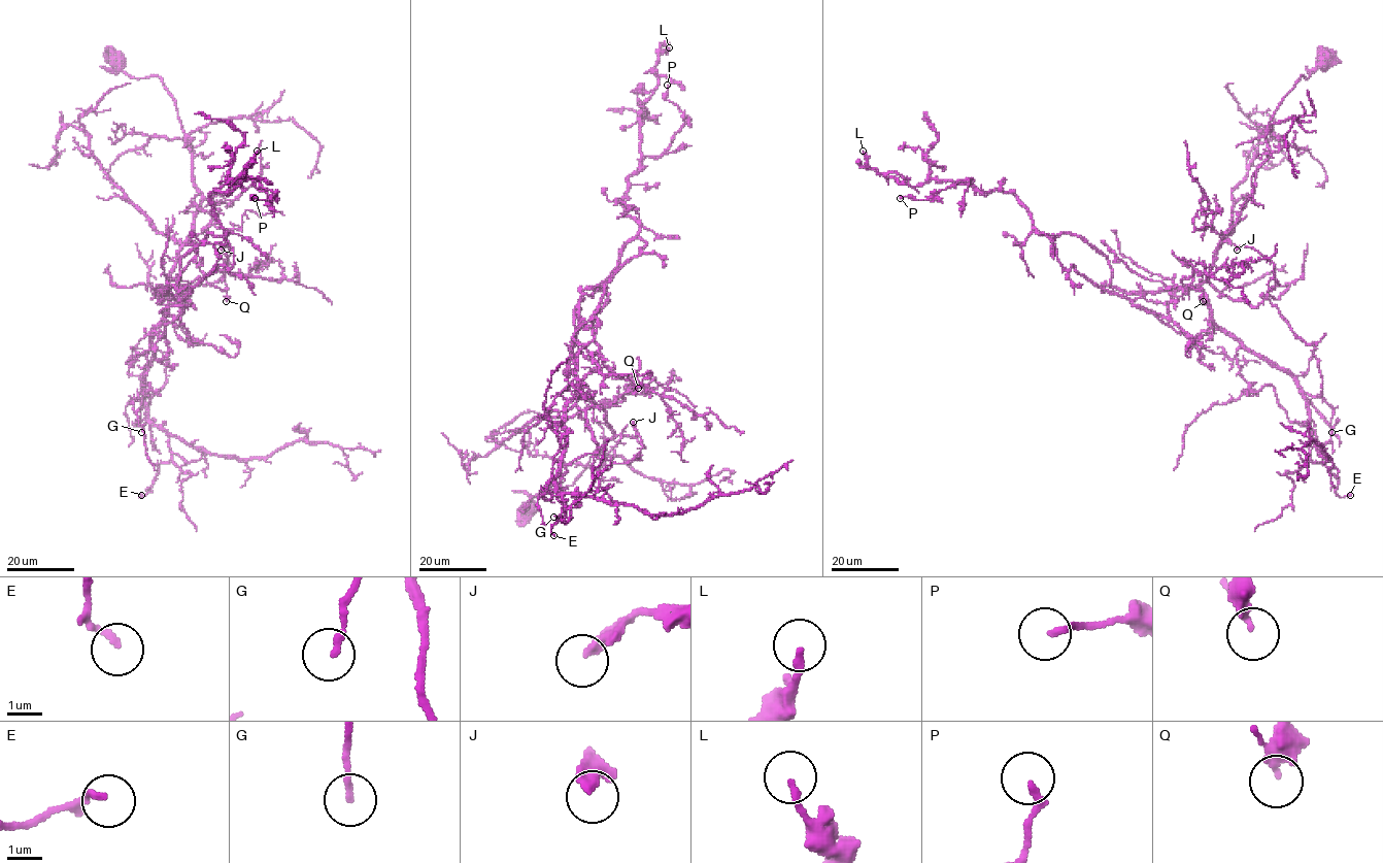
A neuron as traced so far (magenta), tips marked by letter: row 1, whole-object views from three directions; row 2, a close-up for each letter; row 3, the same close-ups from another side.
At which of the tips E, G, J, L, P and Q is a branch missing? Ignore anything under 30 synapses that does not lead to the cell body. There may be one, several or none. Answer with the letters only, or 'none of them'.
none of them

